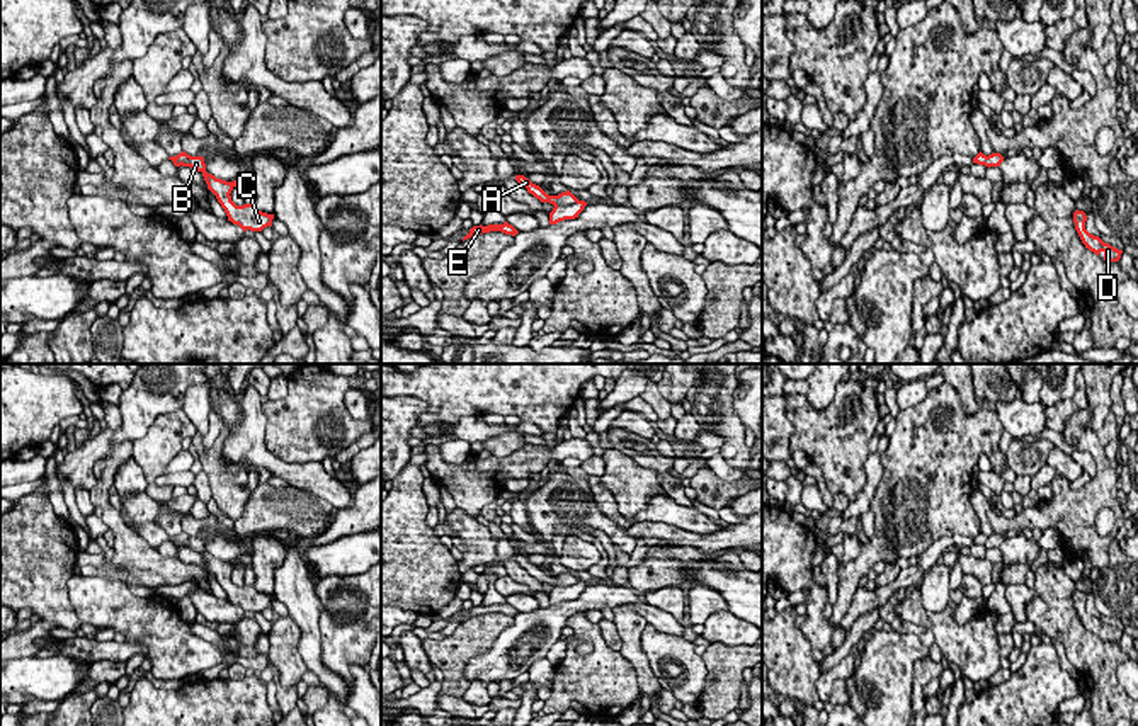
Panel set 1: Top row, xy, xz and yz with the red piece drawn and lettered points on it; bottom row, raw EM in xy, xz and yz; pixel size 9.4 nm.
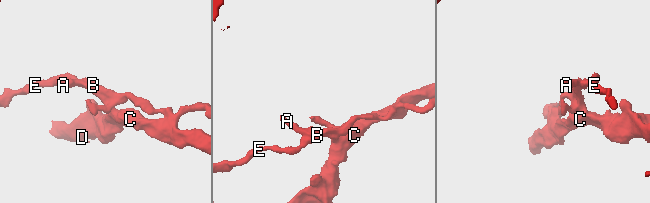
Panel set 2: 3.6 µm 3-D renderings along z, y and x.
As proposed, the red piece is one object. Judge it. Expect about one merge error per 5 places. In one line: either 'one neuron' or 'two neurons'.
two neurons

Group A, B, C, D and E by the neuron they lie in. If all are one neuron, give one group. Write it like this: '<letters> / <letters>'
A C D / B E

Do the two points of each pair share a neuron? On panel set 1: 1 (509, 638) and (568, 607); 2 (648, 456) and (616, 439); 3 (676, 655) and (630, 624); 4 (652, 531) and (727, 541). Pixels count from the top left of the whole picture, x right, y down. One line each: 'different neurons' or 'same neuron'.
1: same neuron
2: same neuron
3: different neurons
4: same neuron

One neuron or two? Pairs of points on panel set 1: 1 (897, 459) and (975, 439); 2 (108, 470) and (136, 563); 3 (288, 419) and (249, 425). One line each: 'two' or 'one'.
1: one
2: one
3: two

